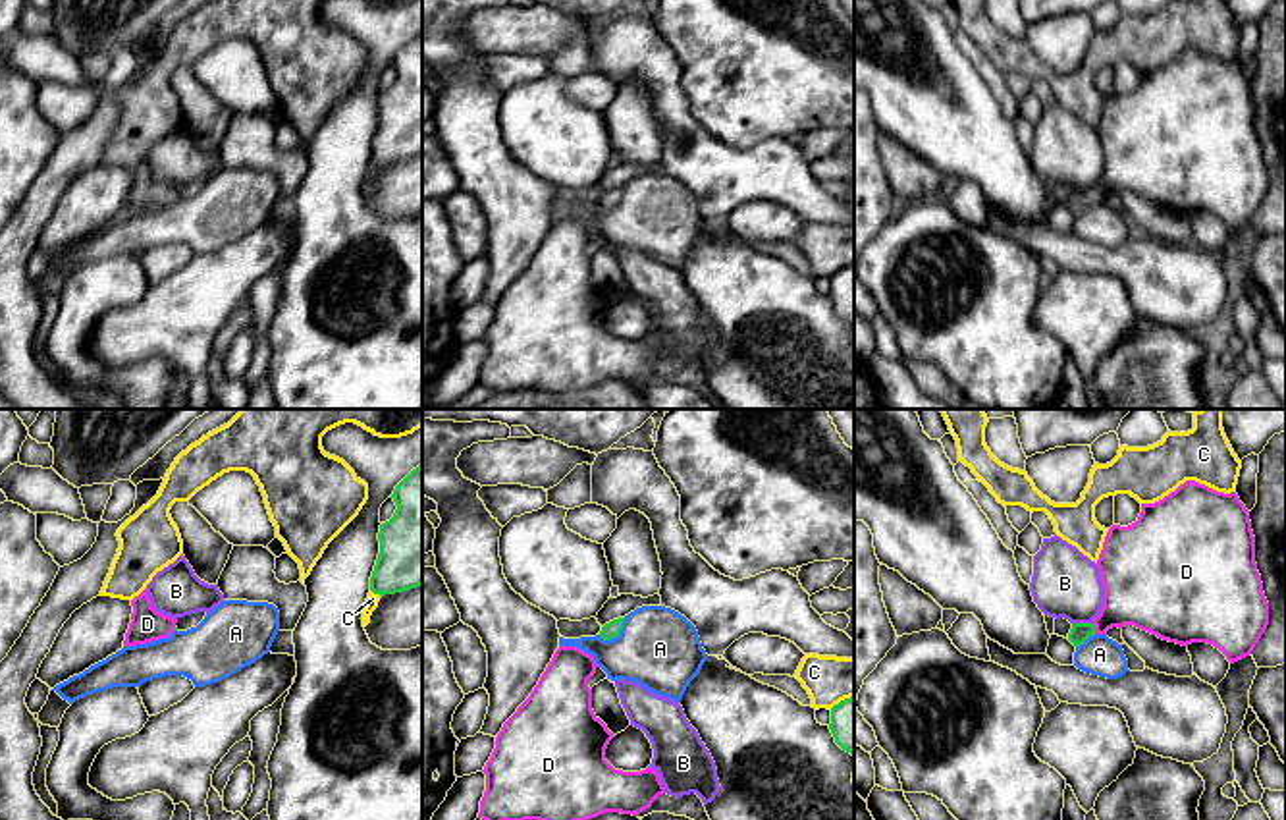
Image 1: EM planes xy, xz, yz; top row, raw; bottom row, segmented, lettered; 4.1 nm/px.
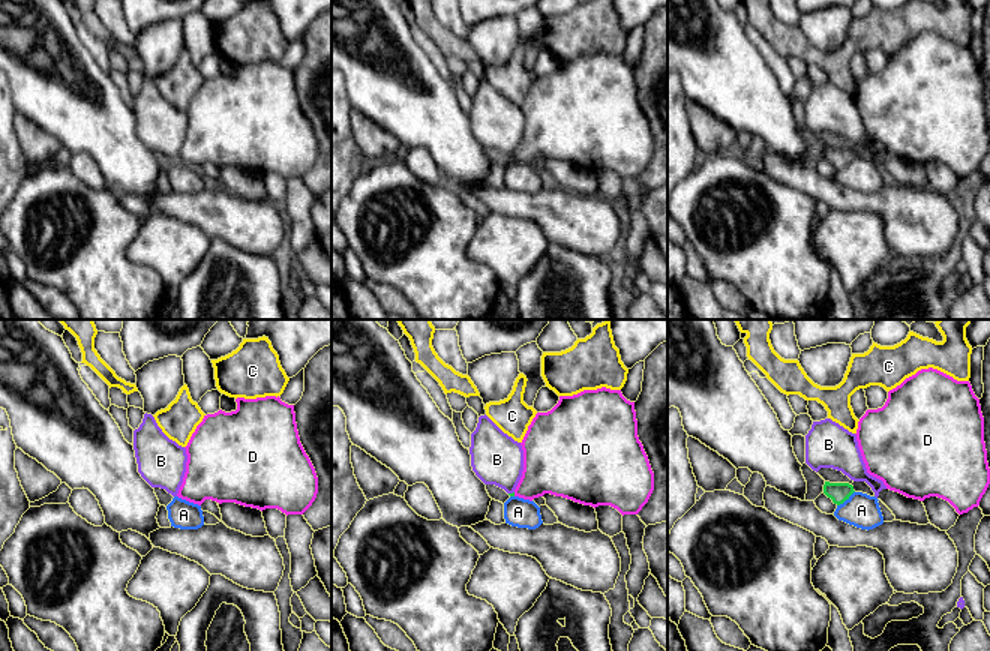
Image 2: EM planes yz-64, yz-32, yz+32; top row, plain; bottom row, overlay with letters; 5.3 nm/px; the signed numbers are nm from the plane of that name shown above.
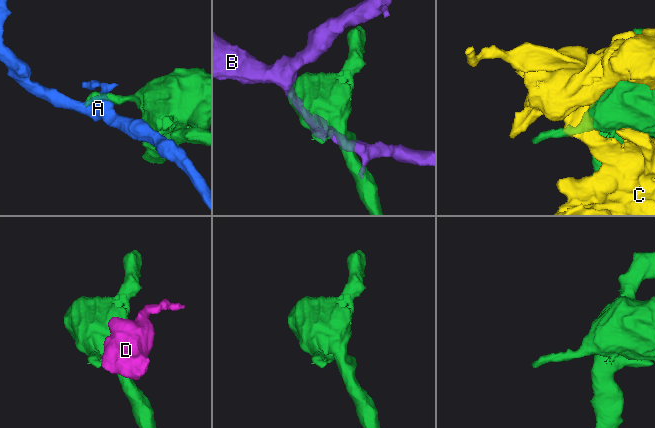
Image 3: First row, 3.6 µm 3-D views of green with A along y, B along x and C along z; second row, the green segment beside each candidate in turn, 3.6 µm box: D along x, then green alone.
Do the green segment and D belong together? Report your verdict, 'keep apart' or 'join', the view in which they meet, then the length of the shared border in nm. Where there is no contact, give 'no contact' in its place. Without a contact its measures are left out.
join | yz | 40 nm

